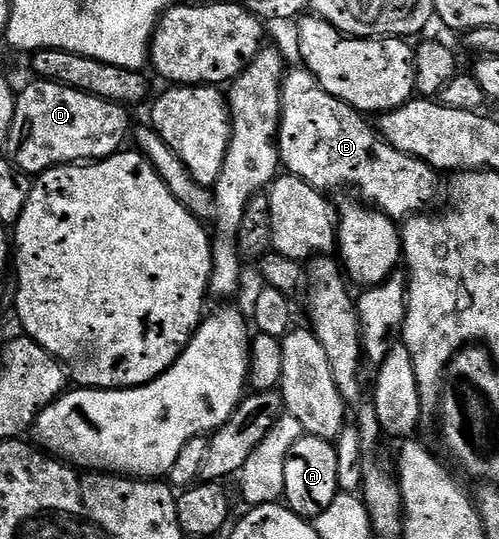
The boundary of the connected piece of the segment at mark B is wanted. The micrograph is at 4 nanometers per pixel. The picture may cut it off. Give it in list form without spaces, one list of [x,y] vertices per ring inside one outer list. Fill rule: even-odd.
[[[305,69],[287,70],[282,80],[282,120],[278,126],[278,158],[287,172],[300,177],[317,191],[331,193],[337,187],[351,187],[363,195],[367,204],[373,205],[395,221],[405,221],[415,213],[422,213],[438,195],[439,172],[423,159],[400,153],[388,145],[377,130],[365,123],[363,116],[344,101],[332,97],[316,81],[316,77]]]

